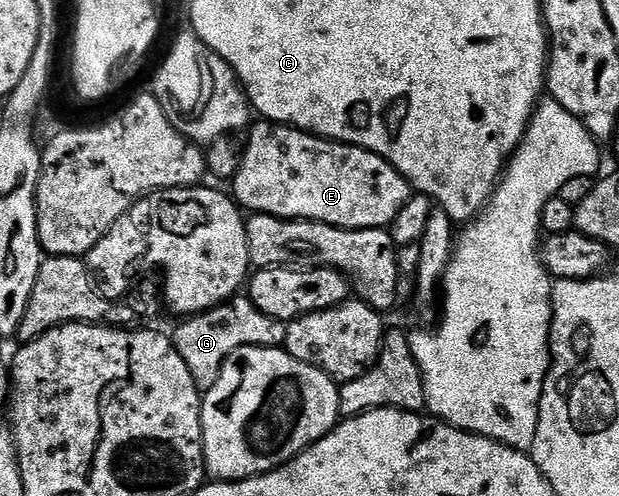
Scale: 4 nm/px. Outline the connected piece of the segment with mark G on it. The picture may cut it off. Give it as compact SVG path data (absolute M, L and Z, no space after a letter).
M236 295L222 305L215 305L178 323L180 325L173 332L175 349L181 359L185 359L185 367L189 367L189 375L193 375L193 383L200 394L208 393L213 383L217 383L221 367L233 351L254 345L260 345L263 349L278 349L287 339L288 322L273 319L265 315L265 311L257 311L251 298L246 295Z

